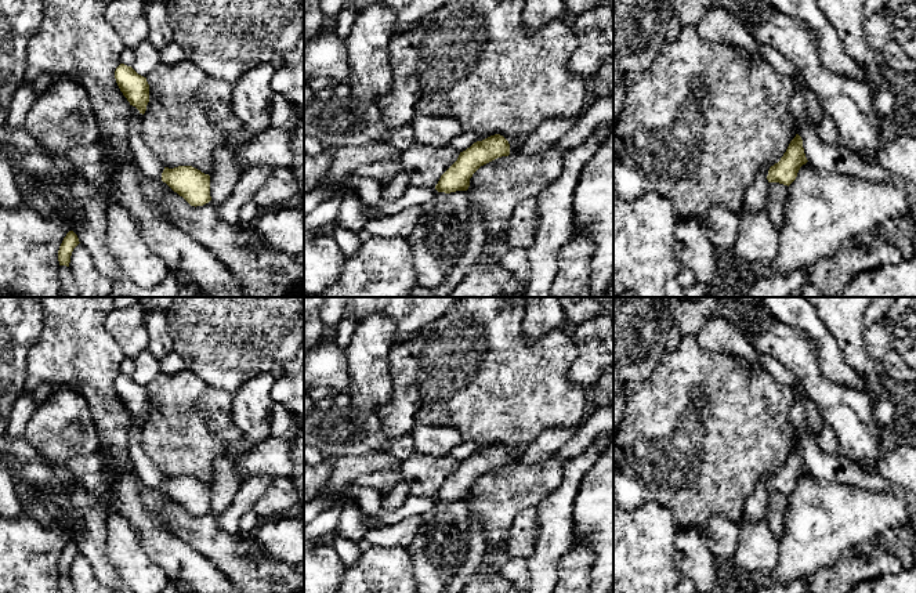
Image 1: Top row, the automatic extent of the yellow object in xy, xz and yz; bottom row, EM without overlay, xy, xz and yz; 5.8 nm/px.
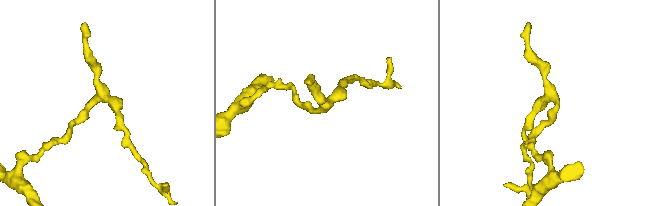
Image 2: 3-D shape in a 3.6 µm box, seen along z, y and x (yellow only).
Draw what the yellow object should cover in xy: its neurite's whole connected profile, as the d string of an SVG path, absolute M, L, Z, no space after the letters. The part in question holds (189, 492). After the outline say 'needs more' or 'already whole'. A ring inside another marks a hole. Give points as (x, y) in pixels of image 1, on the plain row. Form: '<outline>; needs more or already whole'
M192 476L164 477L162 491L191 516L203 516L211 510L210 485Z; already whole

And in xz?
M500 444L477 451L460 462L457 470L441 485L435 499L445 503L467 500L470 488L481 476L508 464L510 453Z; already whole

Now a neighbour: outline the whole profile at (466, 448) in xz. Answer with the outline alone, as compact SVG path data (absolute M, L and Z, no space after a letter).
M463 441L459 446L452 449L450 456L459 462L463 462L474 452L477 452L477 444L474 441Z

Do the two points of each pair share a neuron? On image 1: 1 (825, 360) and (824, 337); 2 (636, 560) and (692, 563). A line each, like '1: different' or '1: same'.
1: same
2: different

